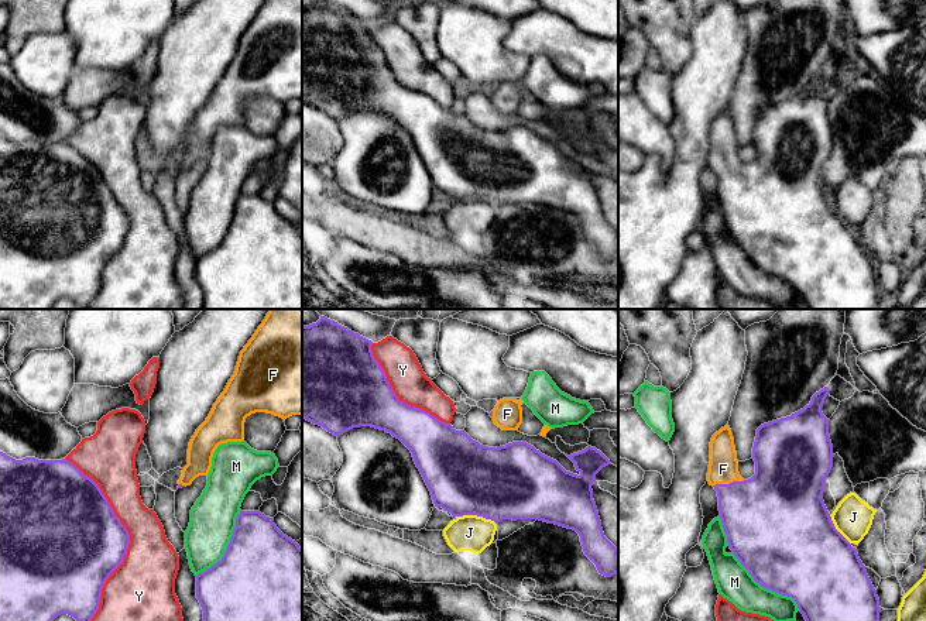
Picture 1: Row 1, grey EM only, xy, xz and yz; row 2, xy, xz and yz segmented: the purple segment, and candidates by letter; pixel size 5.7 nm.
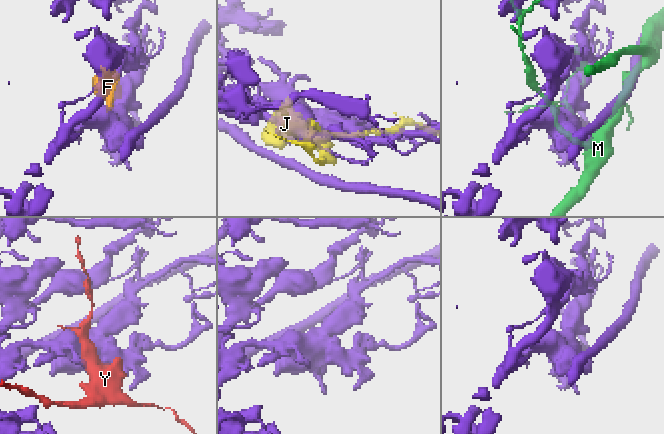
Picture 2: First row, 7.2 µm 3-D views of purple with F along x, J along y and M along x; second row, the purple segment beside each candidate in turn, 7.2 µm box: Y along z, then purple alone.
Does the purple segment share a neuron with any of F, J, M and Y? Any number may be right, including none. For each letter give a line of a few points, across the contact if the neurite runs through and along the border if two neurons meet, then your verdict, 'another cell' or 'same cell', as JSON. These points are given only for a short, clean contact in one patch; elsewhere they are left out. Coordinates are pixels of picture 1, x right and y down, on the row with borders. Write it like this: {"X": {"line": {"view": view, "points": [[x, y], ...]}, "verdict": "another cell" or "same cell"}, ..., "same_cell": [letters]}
{"F": {"verdict": "same cell"}, "J": {"verdict": "another cell"}, "M": {"verdict": "another cell"}, "Y": {"verdict": "another cell"}, "same_cell": ["F"]}

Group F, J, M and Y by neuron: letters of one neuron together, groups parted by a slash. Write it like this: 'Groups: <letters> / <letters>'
Groups: F / J / M / Y

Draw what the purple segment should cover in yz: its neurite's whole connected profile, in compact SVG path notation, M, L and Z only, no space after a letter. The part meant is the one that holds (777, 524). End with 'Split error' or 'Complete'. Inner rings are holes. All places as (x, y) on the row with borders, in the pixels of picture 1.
M824 387L803 409L757 429L755 474L748 480L738 473L730 426L721 428L710 442L707 481L717 491L727 543L757 583L792 597L806 621L879 621L877 590L857 549L836 529L823 501L834 457L830 419L822 412L827 395Z. Split error

